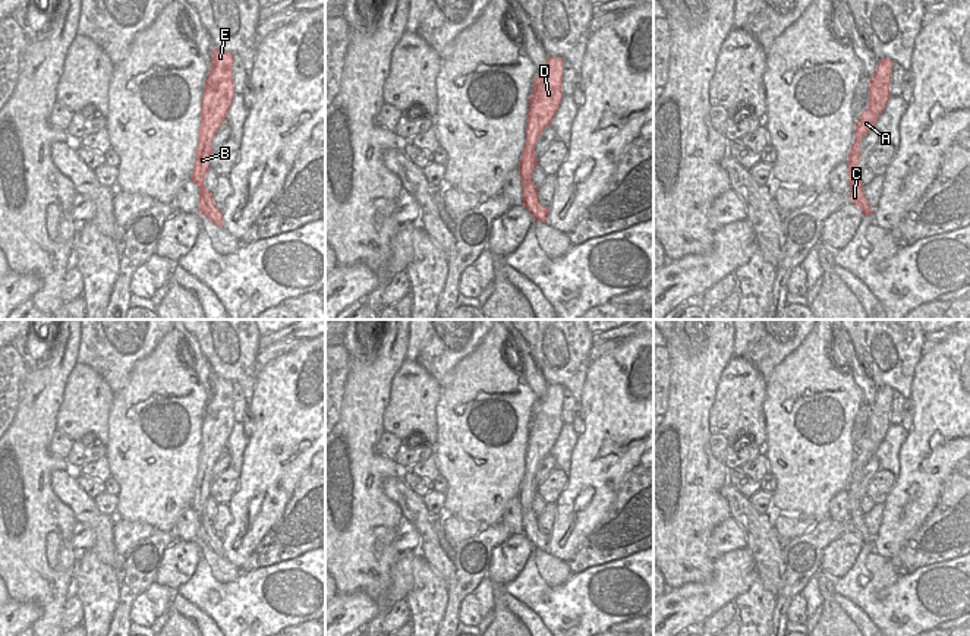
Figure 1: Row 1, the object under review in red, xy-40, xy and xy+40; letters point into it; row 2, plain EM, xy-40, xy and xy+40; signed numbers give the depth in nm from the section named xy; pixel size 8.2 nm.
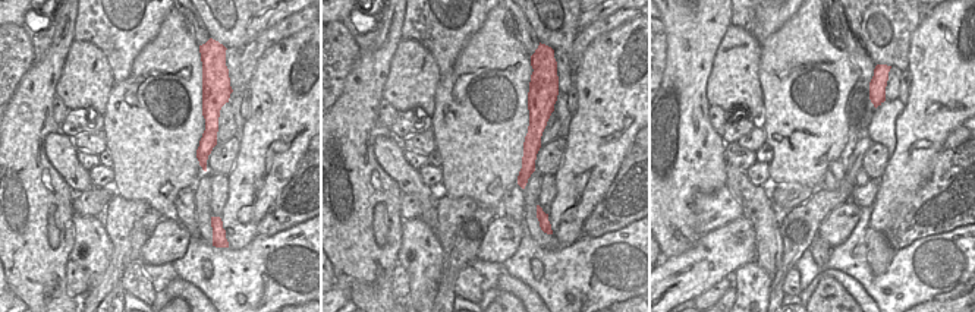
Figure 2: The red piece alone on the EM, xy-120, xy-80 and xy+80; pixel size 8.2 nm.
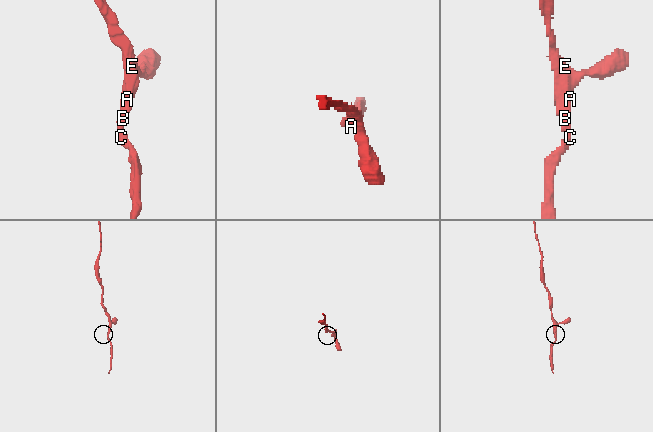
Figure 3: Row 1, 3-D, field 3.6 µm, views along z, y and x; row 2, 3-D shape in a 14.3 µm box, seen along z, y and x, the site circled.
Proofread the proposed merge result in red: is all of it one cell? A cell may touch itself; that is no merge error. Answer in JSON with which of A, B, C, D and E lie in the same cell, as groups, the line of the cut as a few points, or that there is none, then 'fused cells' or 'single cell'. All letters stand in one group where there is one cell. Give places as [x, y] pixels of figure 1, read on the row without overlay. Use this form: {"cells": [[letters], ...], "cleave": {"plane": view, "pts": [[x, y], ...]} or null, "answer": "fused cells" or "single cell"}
{"cells": [["A", "B", "C", "D", "E"]], "cleave": null, "answer": "single cell"}

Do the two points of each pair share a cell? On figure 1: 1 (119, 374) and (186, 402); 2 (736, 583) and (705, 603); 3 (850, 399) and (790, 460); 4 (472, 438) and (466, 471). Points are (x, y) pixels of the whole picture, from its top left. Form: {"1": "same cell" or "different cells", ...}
{"1": "different cells", "2": "same cell", "3": "same cell", "4": "same cell"}

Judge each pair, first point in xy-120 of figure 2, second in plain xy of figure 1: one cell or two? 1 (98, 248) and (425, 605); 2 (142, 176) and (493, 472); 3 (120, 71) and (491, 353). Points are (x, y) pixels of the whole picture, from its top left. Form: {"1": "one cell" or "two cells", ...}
{"1": "one cell", "2": "one cell", "3": "two cells"}

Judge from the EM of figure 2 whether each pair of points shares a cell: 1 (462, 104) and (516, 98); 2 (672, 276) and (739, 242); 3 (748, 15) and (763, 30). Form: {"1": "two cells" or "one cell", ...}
{"1": "one cell", "2": "one cell", "3": "one cell"}

